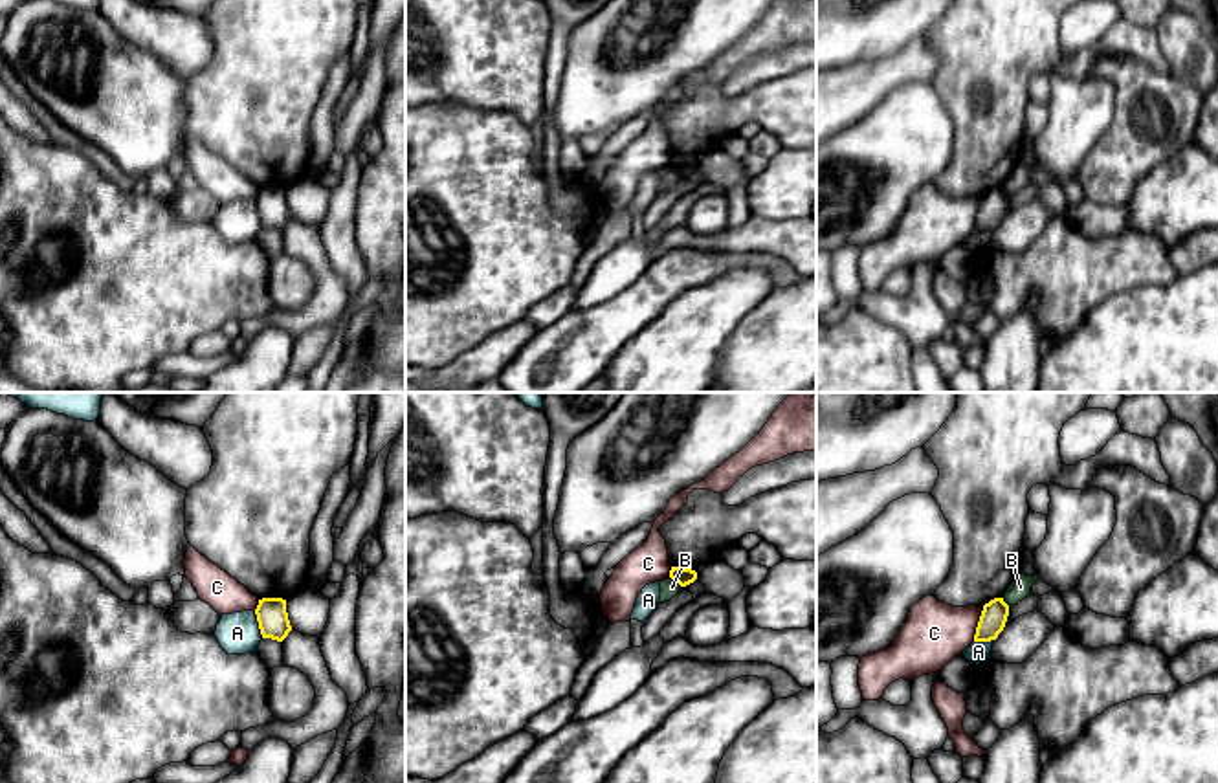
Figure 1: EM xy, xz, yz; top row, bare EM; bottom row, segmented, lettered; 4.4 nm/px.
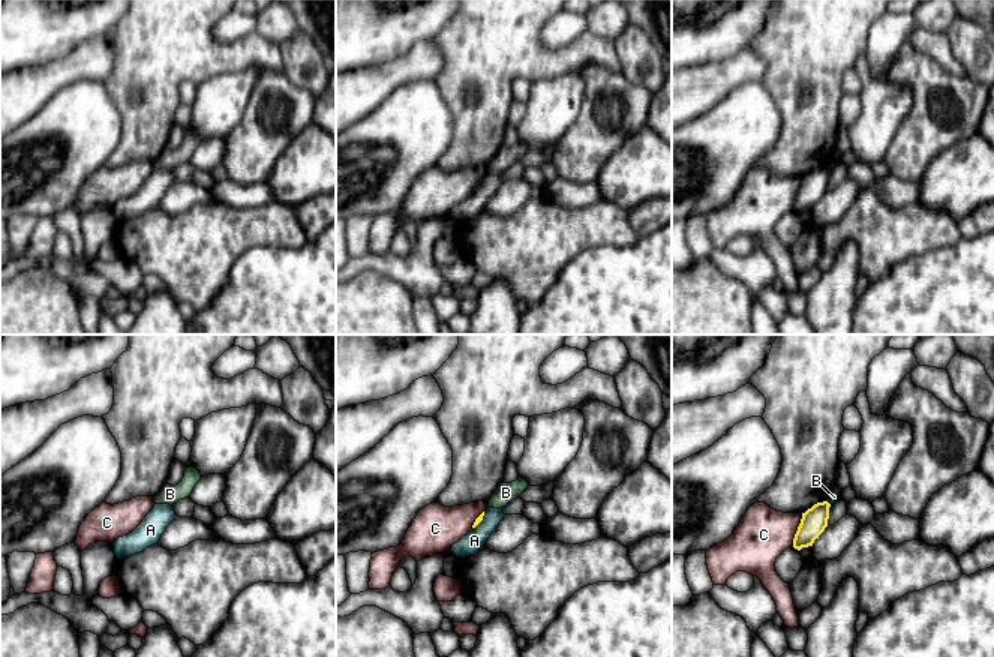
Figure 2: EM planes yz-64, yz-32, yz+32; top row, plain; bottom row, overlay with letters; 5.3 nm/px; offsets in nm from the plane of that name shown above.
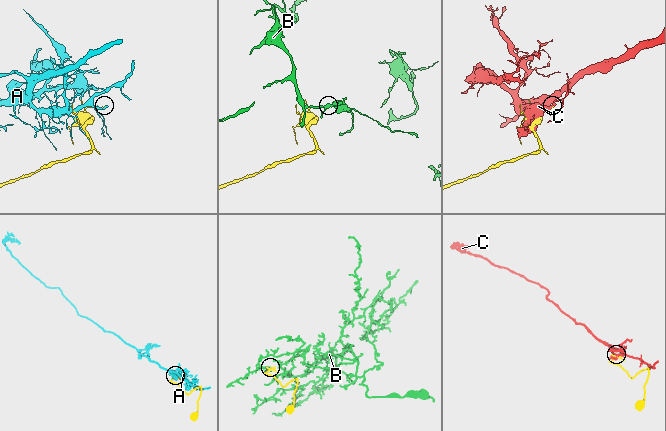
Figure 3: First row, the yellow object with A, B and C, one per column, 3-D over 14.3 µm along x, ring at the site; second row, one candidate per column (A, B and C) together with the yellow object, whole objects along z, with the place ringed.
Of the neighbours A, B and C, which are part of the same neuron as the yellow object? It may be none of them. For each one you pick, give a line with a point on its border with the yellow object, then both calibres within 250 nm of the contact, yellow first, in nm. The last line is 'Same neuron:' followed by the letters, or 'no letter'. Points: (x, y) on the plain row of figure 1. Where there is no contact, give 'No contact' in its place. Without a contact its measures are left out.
Same neuron: no letter

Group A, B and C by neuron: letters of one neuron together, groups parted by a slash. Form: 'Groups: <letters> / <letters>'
Groups: A / B / C

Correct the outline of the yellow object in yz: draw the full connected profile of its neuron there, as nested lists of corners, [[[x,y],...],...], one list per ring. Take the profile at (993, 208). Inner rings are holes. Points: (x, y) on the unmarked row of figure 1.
[[[994,187],[985,193],[976,216],[974,231],[996,229],[1005,216],[1007,205],[1009,194],[1003,191],[1003,187]]]

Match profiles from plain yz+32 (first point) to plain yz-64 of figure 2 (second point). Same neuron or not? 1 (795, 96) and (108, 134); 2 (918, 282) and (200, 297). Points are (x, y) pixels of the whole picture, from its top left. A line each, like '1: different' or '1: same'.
1: different
2: different

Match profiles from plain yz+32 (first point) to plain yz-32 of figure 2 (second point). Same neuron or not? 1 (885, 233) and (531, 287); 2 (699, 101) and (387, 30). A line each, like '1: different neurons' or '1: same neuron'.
1: same neuron
2: different neurons

